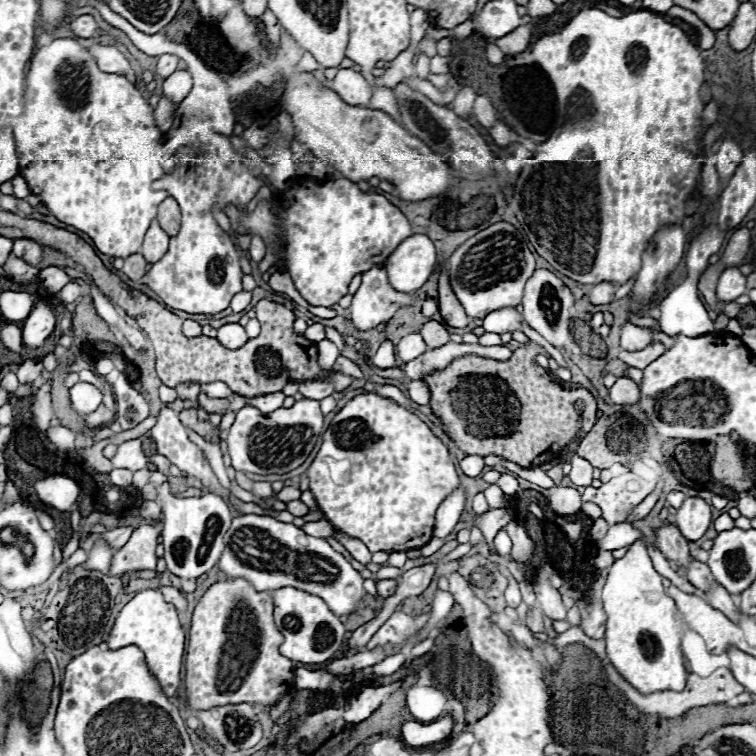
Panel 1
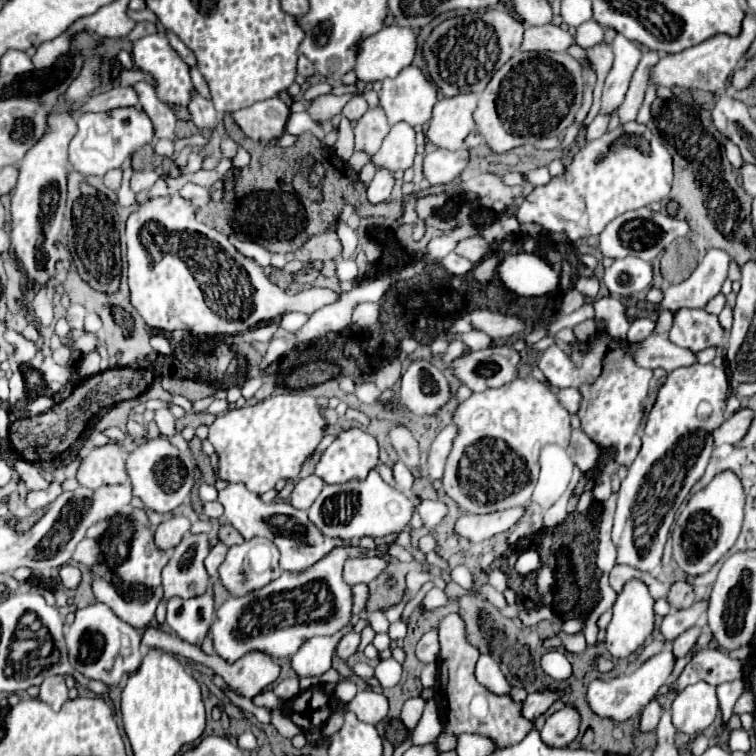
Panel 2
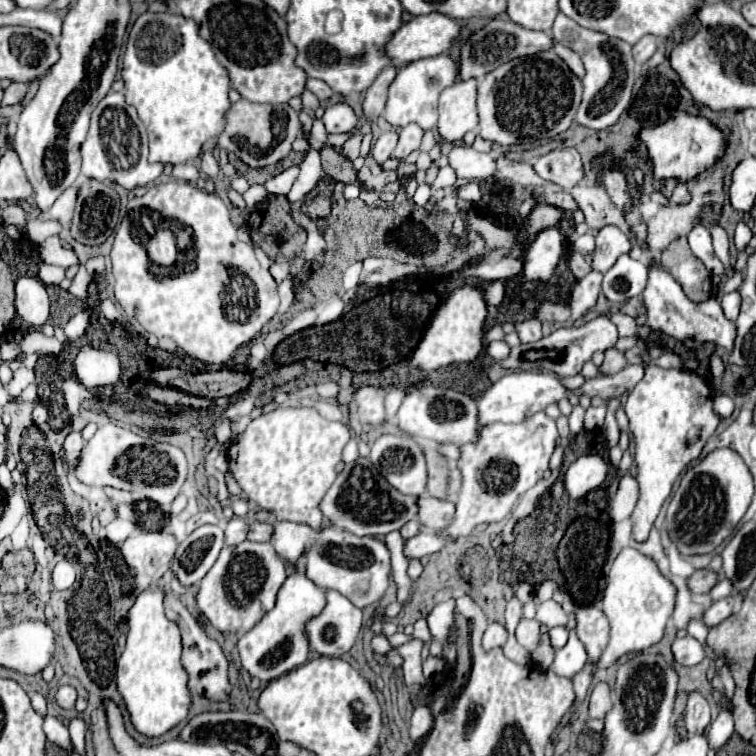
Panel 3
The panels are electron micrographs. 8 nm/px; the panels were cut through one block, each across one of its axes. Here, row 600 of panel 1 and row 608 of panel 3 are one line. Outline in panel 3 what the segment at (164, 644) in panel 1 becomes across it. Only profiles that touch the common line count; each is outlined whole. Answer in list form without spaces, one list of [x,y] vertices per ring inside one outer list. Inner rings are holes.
[[[158,584],[140,592],[126,614],[126,648],[116,662],[118,692],[130,712],[138,732],[154,738],[162,736],[188,716],[190,692],[186,688],[186,672],[180,664],[180,632],[164,614],[164,588]]]

